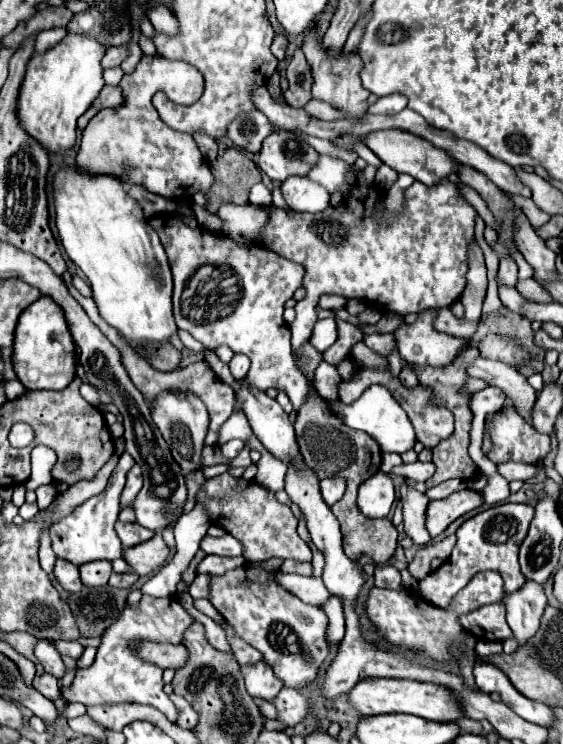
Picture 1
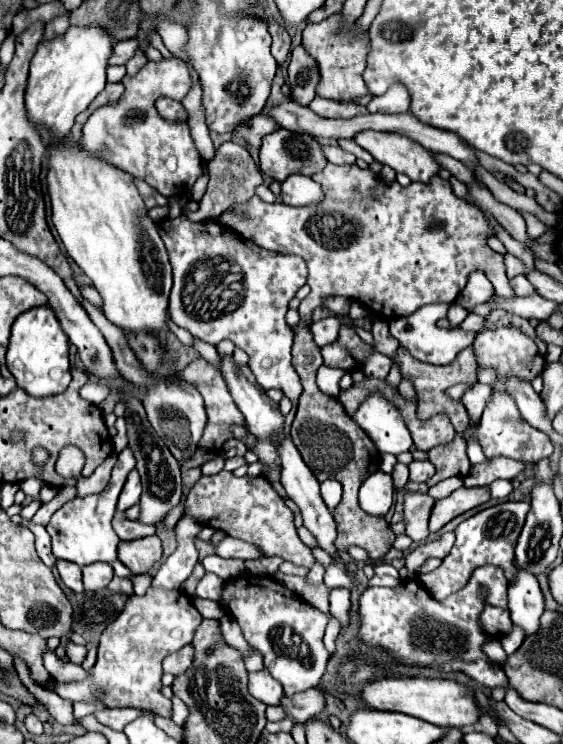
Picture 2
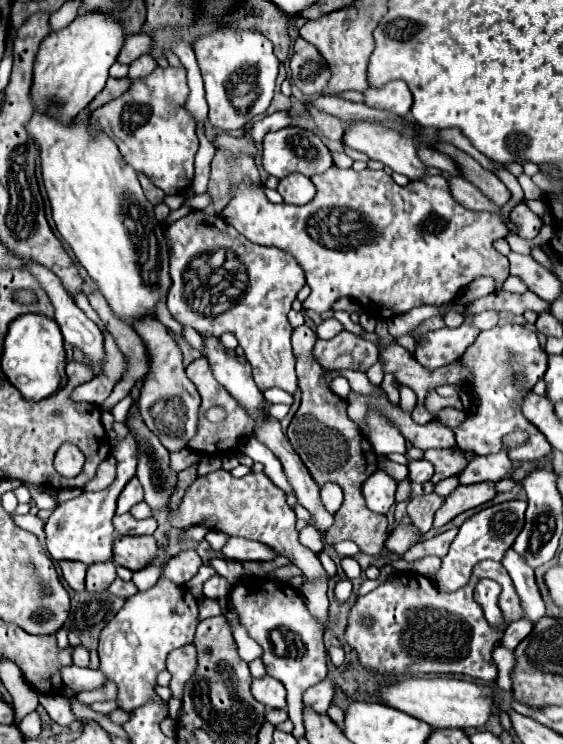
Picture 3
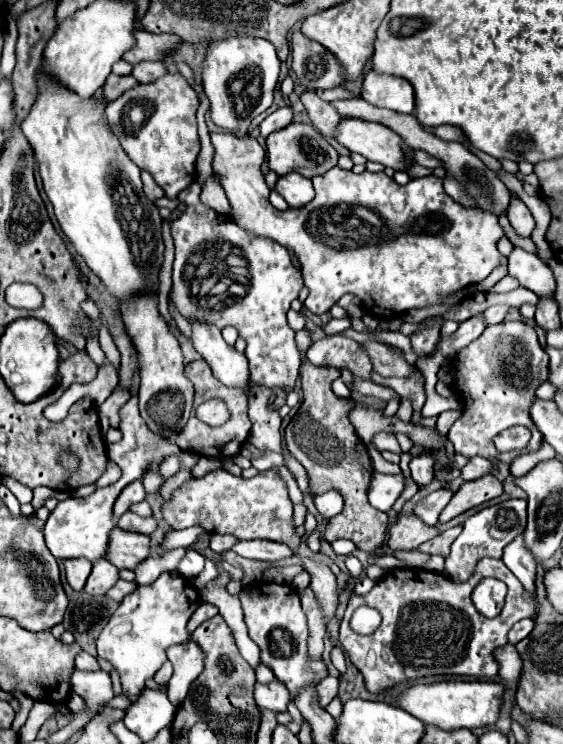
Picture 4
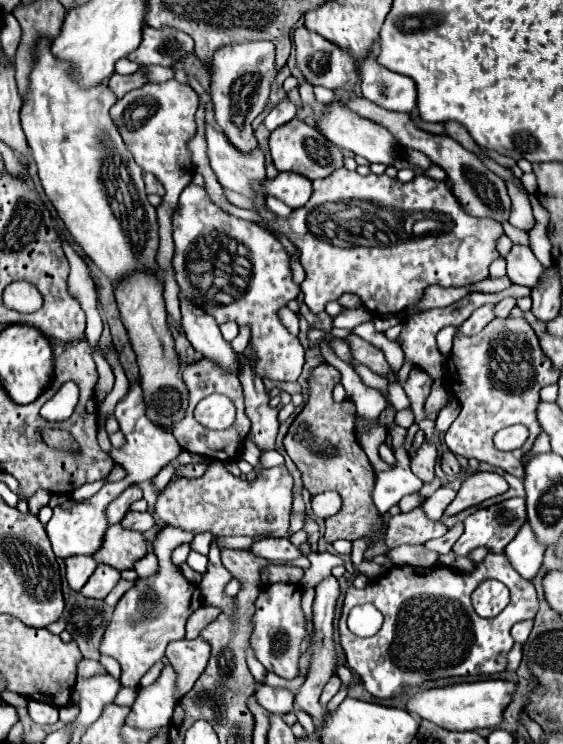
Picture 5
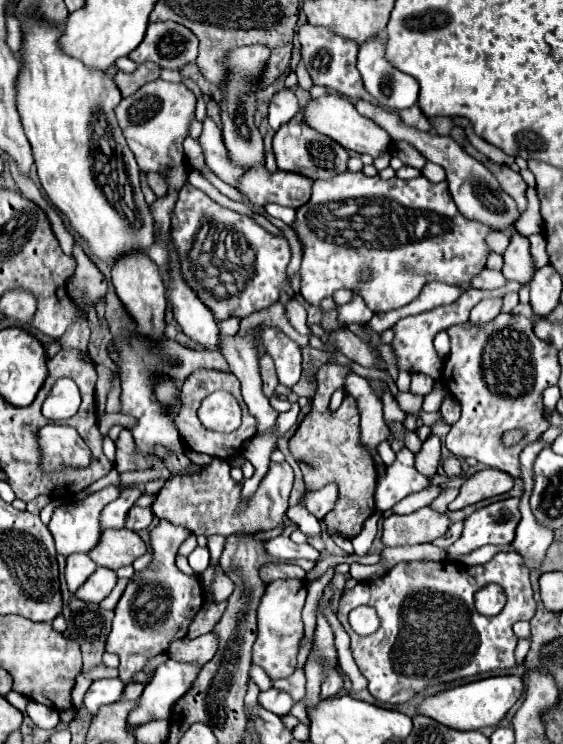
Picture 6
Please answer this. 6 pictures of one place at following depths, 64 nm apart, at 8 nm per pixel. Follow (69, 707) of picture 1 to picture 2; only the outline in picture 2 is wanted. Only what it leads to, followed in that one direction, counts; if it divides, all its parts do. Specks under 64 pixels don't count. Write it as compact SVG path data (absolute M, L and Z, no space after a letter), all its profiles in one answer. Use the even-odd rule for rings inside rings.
M76 702L76 704L72 706L76 718L84 718L84 716L88 716L88 714L92 714L94 710L100 710L100 708L104 708L104 704L86 704L86 702Z

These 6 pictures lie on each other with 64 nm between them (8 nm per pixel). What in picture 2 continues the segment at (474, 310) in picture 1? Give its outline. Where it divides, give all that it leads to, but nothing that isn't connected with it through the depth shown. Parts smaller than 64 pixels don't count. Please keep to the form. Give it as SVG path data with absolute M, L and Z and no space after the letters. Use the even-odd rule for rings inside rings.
M472 272L458 300L468 312L472 312L478 304L486 302L492 294L494 294L494 288L490 284L490 280L484 275L484 272Z

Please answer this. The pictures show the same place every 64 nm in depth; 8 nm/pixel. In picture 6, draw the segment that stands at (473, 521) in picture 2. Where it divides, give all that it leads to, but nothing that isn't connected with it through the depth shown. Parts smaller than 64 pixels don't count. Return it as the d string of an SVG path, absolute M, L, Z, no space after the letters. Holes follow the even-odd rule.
M506 498L476 510L464 520L462 536L448 548L448 554L467 555L484 546L506 546L516 536L516 524L520 522L520 498Z

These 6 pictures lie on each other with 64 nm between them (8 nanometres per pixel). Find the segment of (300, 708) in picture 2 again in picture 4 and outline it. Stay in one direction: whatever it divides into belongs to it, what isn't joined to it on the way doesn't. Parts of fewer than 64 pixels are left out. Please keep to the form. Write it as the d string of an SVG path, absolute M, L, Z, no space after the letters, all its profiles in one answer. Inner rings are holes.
M326 676L324 680L320 680L320 684L316 684L316 698L322 708L326 708L336 698L336 694L338 694L338 678Z

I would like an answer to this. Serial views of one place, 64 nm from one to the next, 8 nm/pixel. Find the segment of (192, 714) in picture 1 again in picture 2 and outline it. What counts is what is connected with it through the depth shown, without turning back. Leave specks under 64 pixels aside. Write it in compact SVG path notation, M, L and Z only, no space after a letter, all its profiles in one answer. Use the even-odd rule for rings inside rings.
M172 696L172 704L174 704L174 708L172 708L172 720L178 724L178 726L184 726L186 724L186 720L188 720L188 706L180 700L180 698L176 698L176 696Z

